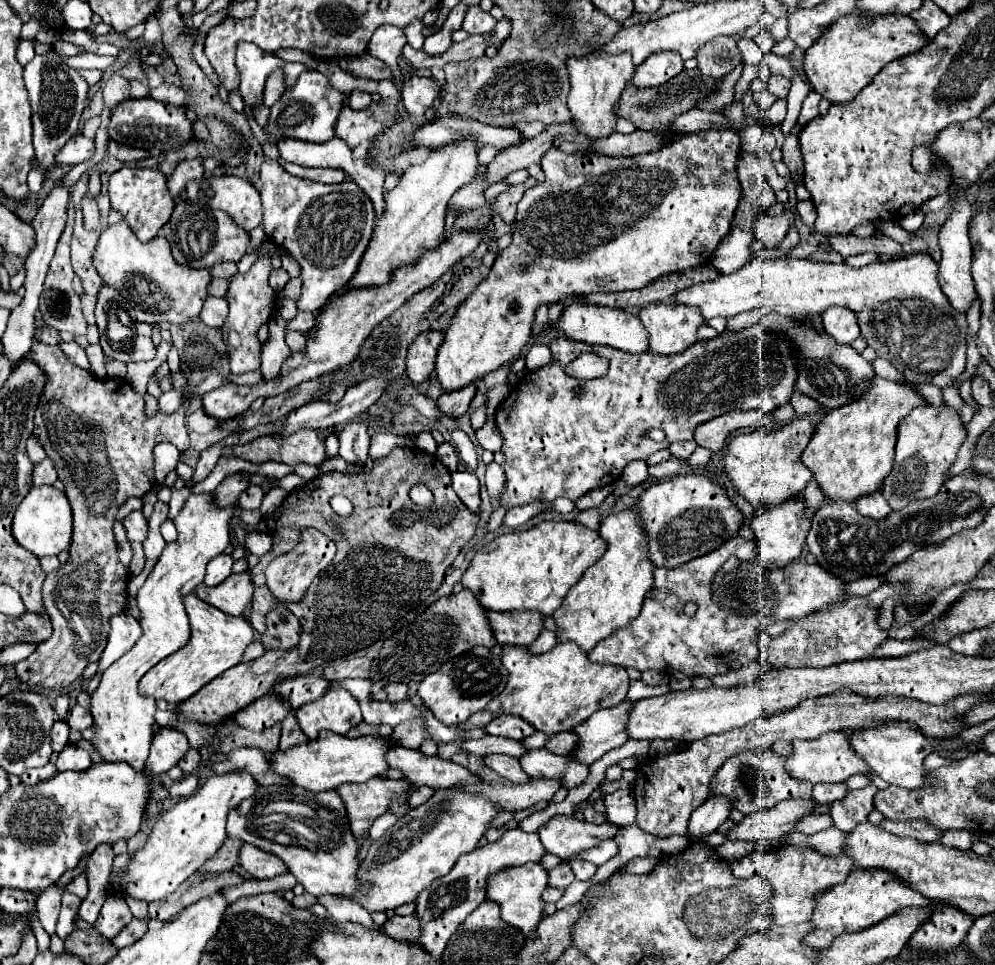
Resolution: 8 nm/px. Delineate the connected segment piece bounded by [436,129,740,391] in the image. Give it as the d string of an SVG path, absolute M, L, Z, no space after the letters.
M708 129L708 131L696 131L696 133L686 133L686 135L674 135L672 141L668 141L664 147L660 147L658 151L652 153L644 153L644 155L632 155L632 157L604 157L604 155L568 155L562 153L560 149L550 149L544 157L542 157L542 169L546 179L542 183L538 183L536 187L532 187L522 201L518 203L518 213L516 213L516 233L512 237L512 243L498 253L490 275L486 277L486 281L482 281L476 291L458 307L456 317L452 321L452 325L446 331L444 343L438 349L438 359L436 359L436 377L442 383L442 387L446 391L456 391L462 389L466 385L470 385L472 381L484 379L488 373L496 371L498 367L506 365L508 361L514 361L522 347L528 343L530 335L532 335L532 323L534 323L534 315L536 309L540 305L552 305L552 303L572 303L574 299L580 299L584 295L590 293L614 293L614 291L628 291L628 289L642 289L648 283L652 283L654 279L668 275L668 273L678 273L690 267L698 267L704 265L712 259L712 251L718 247L718 243L722 241L724 235L728 235L730 231L730 221L734 217L734 211L738 207L740 201L740 183L738 183L738 175L736 175L736 159L740 153L740 135L734 129Z

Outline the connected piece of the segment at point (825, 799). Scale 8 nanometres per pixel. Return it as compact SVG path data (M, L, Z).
M818 783L814 785L812 797L816 799L816 803L834 803L842 799L846 793L848 793L848 787L844 783Z

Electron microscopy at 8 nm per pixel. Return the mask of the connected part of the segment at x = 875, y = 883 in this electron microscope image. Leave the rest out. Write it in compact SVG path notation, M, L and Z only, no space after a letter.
M852 871L848 879L822 895L816 895L816 909L814 909L814 923L818 925L820 931L820 945L824 947L830 939L840 935L840 933L854 933L854 931L864 931L876 923L880 923L886 917L896 915L902 909L918 907L926 909L930 907L932 901L924 899L924 895L916 895L908 883L900 883L896 875L888 875L888 871Z

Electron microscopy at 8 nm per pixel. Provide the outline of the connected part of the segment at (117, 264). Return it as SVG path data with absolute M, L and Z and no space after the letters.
M120 221L100 235L94 251L94 267L100 271L104 283L116 287L128 305L136 311L136 319L144 323L188 323L200 315L200 309L208 297L208 285L212 281L210 269L182 267L170 253L166 237L158 235L148 243L138 241L128 223Z

